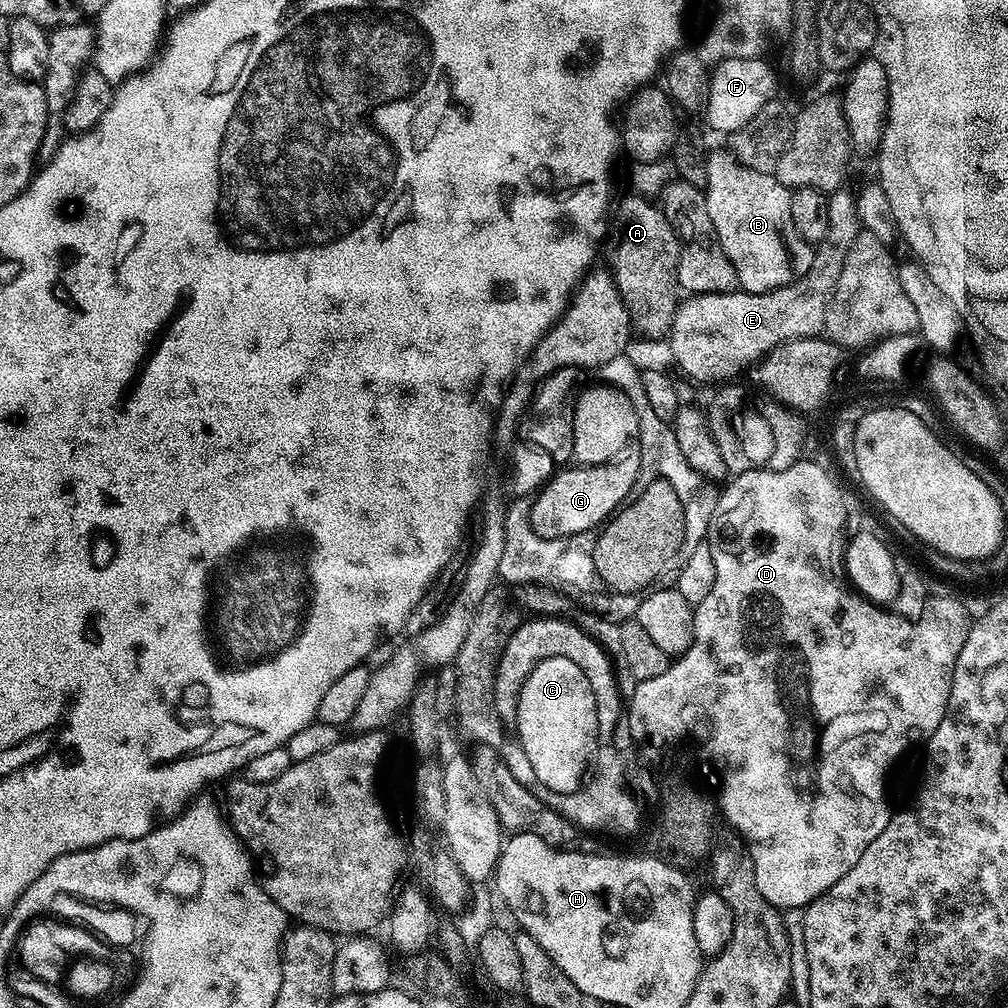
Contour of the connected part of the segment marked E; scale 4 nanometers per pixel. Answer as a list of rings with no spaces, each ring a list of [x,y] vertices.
[[[841,186],[835,192],[827,193],[826,199],[826,238],[815,245],[810,262],[810,270],[802,278],[792,284],[776,288],[773,292],[746,292],[733,290],[731,292],[701,292],[688,294],[676,305],[674,322],[670,333],[672,340],[672,356],[676,364],[692,380],[701,380],[704,384],[712,384],[715,380],[732,382],[739,372],[748,367],[756,366],[771,354],[780,344],[790,343],[796,339],[806,339],[808,336],[819,336],[824,331],[824,311],[828,301],[836,289],[838,278],[842,274],[842,266],[848,257],[848,248],[856,241],[862,231],[861,205],[857,197],[847,192],[847,187]]]

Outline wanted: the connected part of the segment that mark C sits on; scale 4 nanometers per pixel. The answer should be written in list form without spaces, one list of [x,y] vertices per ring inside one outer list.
[[[570,658],[539,661],[520,691],[514,728],[520,731],[524,756],[540,786],[555,792],[572,792],[581,788],[598,748],[596,699],[586,674],[582,674]]]

